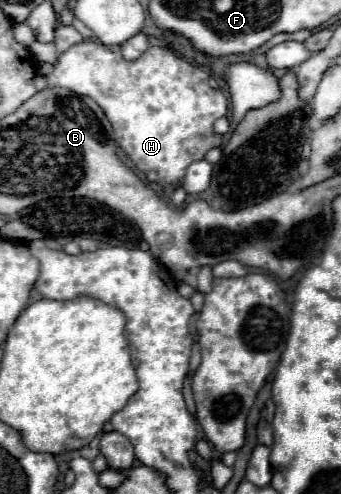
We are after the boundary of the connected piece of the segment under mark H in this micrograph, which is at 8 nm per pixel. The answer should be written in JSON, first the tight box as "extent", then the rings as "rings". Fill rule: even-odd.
{"extent":[47,41,227,185],"rings":[[[95,41],[77,43],[77,45],[73,45],[71,49],[67,49],[65,53],[61,53],[59,59],[57,59],[57,65],[55,65],[53,73],[47,75],[47,87],[63,87],[63,89],[69,89],[69,91],[73,91],[73,93],[77,93],[77,95],[91,97],[91,99],[105,111],[107,119],[109,119],[111,125],[113,125],[113,133],[115,133],[117,145],[131,157],[131,161],[137,165],[137,169],[141,169],[141,171],[157,171],[157,173],[159,173],[159,181],[161,181],[161,183],[169,183],[169,185],[179,185],[181,179],[185,177],[185,169],[187,169],[193,161],[203,159],[209,149],[221,145],[221,135],[215,135],[215,133],[213,133],[213,123],[215,123],[219,117],[223,117],[223,115],[227,113],[227,99],[225,99],[225,95],[223,95],[219,89],[209,87],[207,81],[209,81],[209,75],[207,75],[203,69],[199,69],[199,67],[191,65],[189,61],[177,57],[177,55],[175,55],[173,51],[169,51],[167,47],[149,47],[149,49],[143,53],[143,57],[139,57],[137,61],[127,61],[127,59],[123,59],[117,51],[105,47],[103,43],[95,43]]]}

